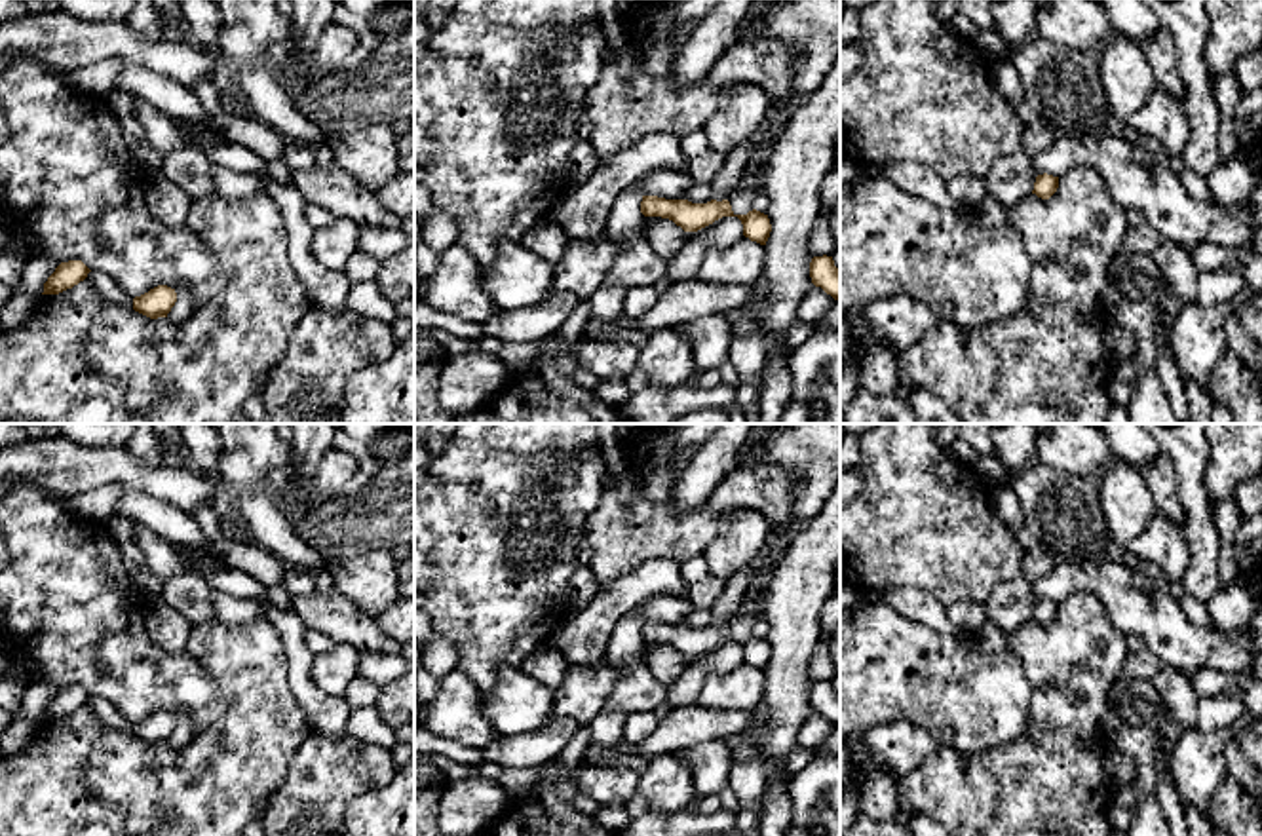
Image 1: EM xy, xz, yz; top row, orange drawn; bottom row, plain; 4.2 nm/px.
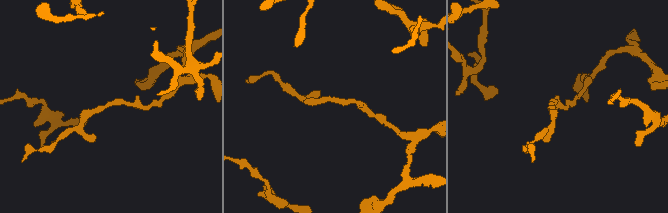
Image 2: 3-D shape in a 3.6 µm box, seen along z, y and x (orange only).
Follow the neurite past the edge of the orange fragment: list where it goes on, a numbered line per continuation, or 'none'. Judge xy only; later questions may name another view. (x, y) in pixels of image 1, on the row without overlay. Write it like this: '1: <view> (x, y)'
none

